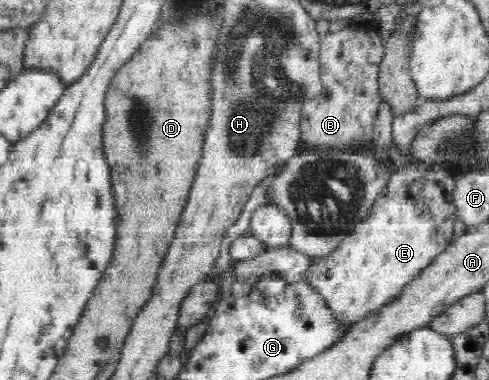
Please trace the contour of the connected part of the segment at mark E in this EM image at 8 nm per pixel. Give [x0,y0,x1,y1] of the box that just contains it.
[305,162,457,328]

